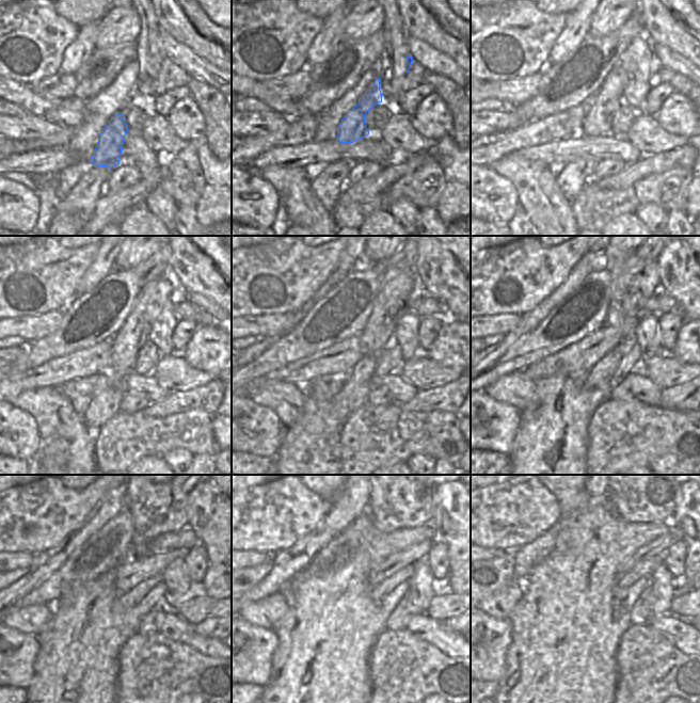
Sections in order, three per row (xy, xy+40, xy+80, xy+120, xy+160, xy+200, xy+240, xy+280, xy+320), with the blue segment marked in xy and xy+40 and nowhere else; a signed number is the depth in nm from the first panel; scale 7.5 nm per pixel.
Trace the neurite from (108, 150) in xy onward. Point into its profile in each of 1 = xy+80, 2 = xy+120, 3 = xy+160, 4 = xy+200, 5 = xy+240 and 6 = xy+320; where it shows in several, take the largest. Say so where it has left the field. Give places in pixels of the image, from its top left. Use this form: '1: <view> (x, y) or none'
1: xy+80 (609, 96)
2: xy+120 (134, 333)
3: xy+160 (400, 285)
4: xy+200 (635, 280)
5: xy+240 (154, 511)
6: xy+320 (638, 496)

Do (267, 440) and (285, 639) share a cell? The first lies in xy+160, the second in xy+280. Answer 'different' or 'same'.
different

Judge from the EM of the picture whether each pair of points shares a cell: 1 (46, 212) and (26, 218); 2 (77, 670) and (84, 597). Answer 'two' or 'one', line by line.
1: two
2: one

